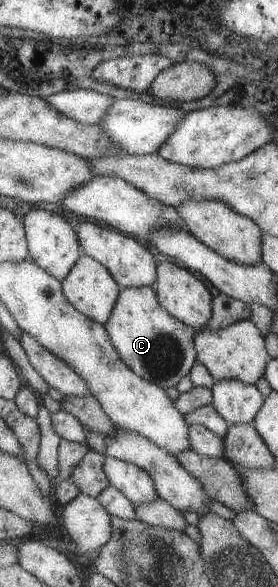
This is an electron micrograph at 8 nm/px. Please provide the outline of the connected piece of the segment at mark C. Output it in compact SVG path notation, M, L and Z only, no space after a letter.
M152 286L120 288L111 315L103 325L119 359L135 375L161 389L175 388L179 379L187 375L195 363L195 330L172 318L159 305Z

